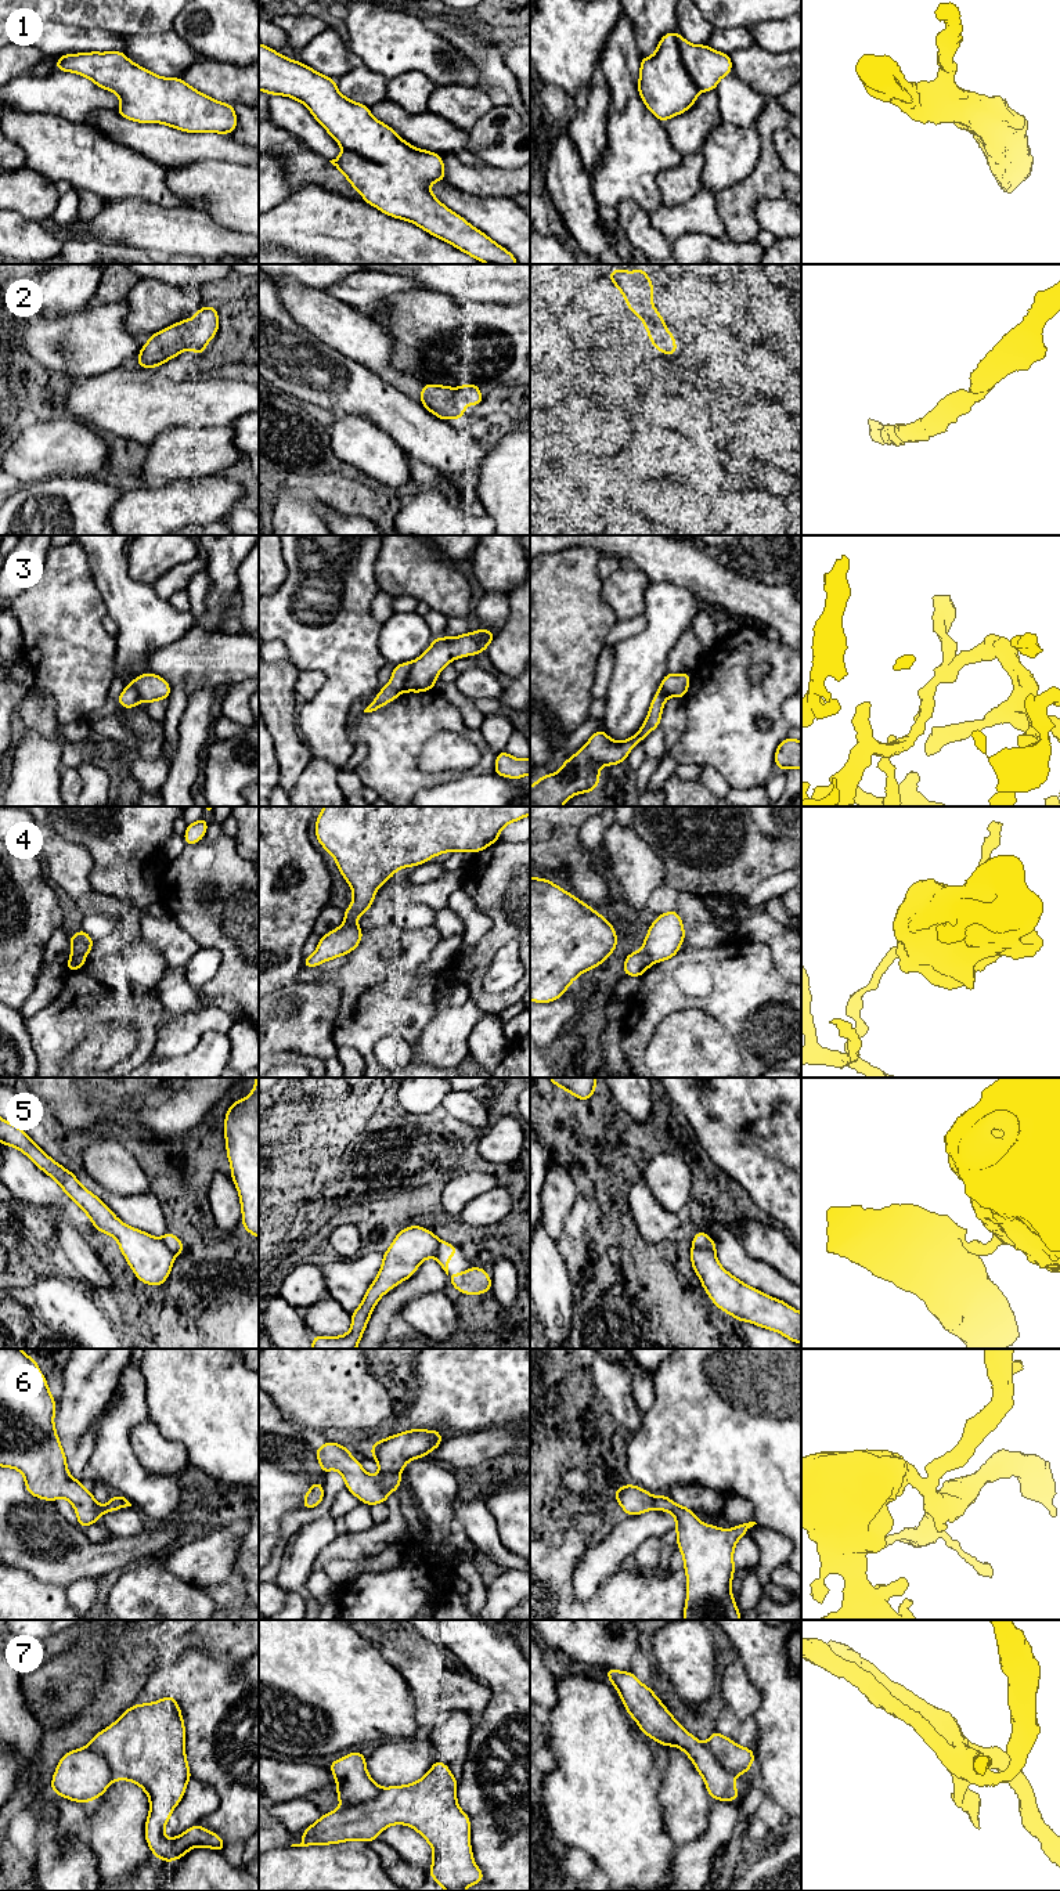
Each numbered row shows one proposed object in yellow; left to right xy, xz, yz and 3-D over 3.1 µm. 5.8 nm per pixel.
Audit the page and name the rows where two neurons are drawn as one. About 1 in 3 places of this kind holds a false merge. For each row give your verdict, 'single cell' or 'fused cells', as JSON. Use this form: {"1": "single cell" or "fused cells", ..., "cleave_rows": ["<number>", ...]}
{"1": "single cell", "2": "single cell", "3": "single cell", "4": "fused cells", "5": "fused cells", "6": "single cell", "7": "fused cells", "cleave_rows": ["4", "5", "7"]}

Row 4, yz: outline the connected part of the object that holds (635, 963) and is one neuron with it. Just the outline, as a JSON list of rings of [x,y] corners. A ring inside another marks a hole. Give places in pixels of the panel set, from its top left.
[[[637,950],[627,954],[623,972],[630,977],[642,977],[652,964],[652,960],[645,952]]]

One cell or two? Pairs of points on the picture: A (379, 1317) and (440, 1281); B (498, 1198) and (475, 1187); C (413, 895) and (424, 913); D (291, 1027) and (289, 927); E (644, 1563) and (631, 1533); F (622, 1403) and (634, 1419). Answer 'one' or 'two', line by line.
A: one
B: two
C: two
D: two
E: two
F: one

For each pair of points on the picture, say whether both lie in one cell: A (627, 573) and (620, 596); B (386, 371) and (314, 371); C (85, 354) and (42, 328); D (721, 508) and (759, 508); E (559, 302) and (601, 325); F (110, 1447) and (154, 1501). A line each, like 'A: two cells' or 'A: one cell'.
A: one cell
B: two cells
C: one cell
D: one cell
E: two cells
F: one cell

